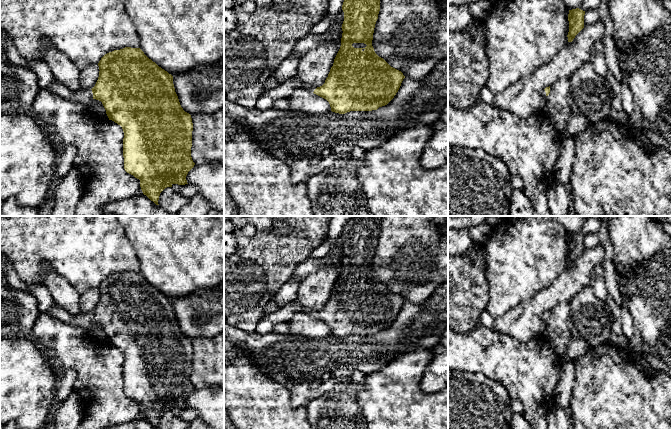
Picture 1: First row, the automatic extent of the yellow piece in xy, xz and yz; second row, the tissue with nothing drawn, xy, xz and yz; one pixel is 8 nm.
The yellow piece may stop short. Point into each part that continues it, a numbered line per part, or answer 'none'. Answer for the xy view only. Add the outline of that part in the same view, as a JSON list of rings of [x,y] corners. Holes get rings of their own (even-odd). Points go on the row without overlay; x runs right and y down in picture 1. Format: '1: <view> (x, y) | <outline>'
1: xy (84, 320) | [[[56,304],[51,309],[46,311],[46,313],[63,322],[82,327],[87,330],[93,323],[93,317],[91,313],[82,313],[78,316],[73,316],[68,311],[64,310]]]

